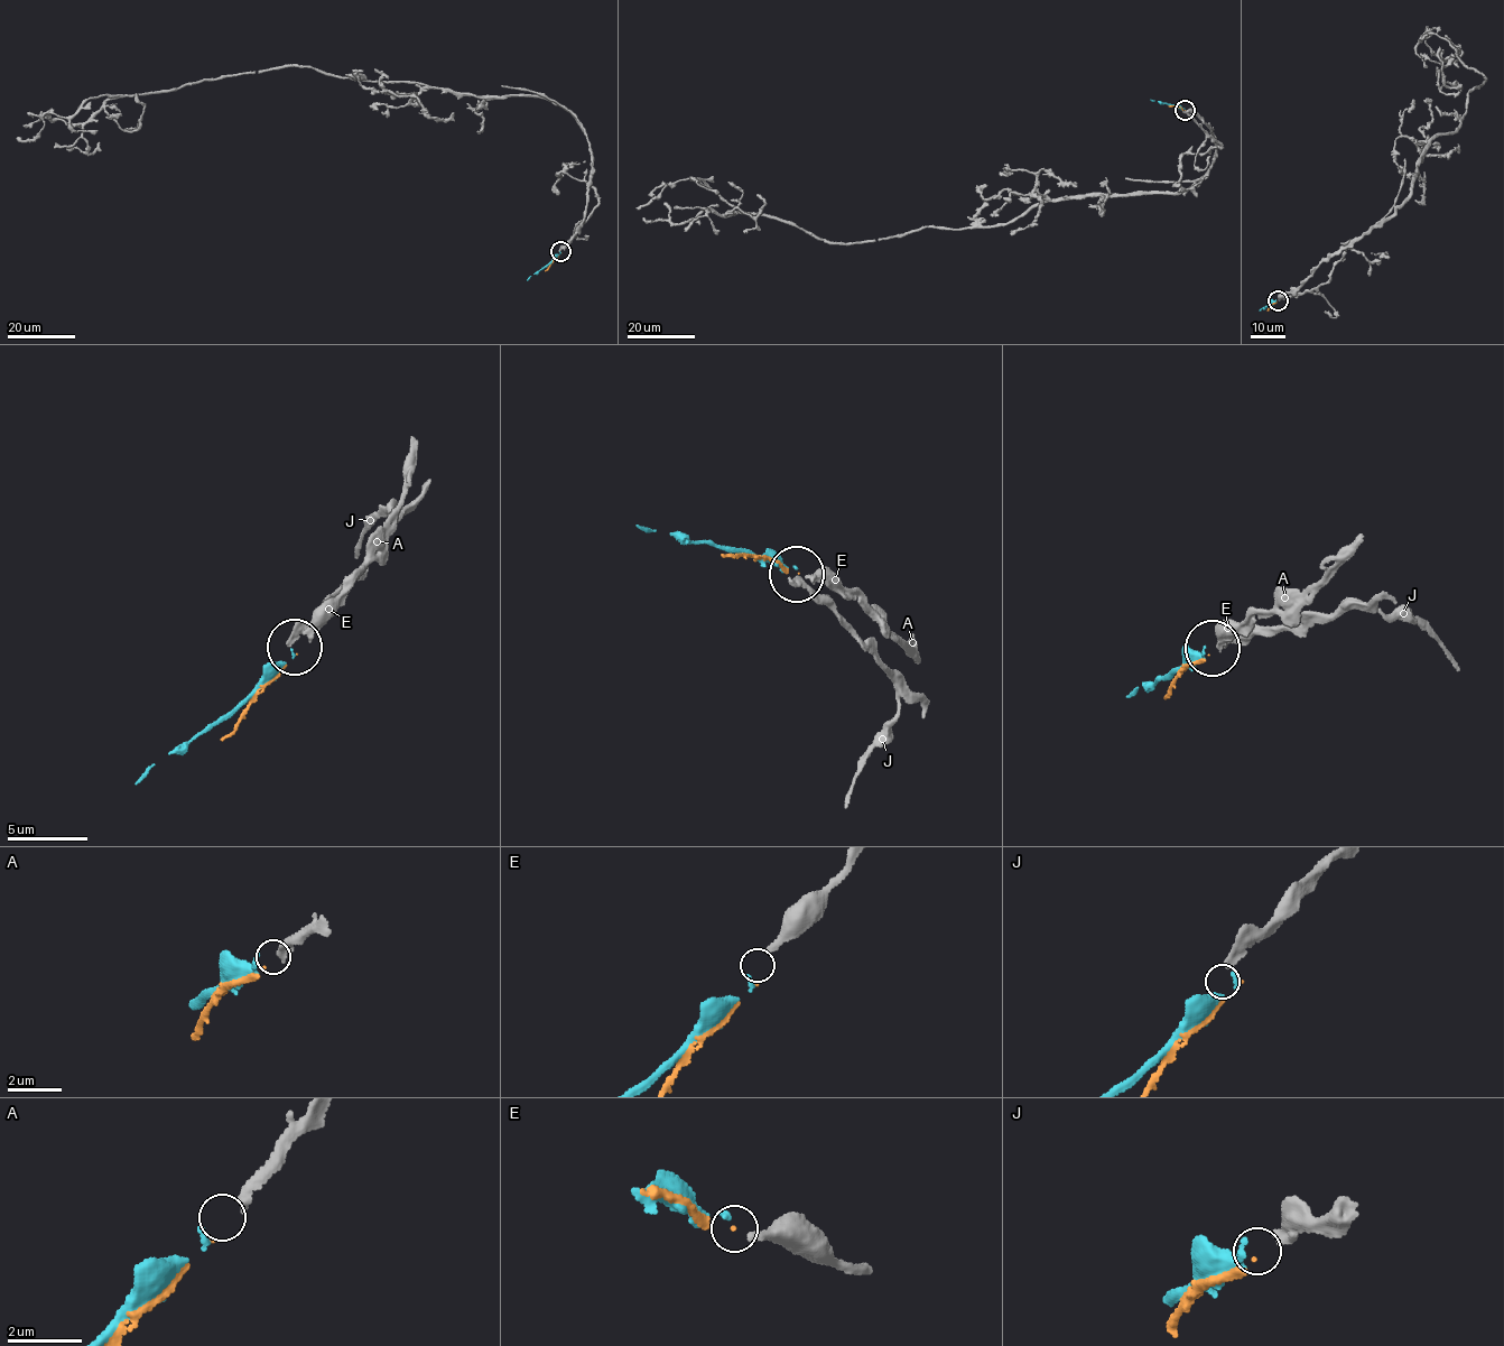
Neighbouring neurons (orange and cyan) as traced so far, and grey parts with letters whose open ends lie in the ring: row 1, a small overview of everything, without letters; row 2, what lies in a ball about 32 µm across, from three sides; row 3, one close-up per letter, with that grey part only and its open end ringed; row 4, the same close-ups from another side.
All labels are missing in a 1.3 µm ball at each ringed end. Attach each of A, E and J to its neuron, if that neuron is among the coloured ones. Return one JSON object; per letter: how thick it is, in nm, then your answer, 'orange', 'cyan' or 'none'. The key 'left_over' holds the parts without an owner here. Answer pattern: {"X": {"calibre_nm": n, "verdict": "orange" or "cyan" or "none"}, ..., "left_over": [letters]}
{"A": {"calibre_nm": 280, "verdict": "orange"}, "E": {"calibre_nm": 280, "verdict": "cyan"}, "J": {"calibre_nm": 320, "verdict": "none"}, "left_over": ["J"]}

